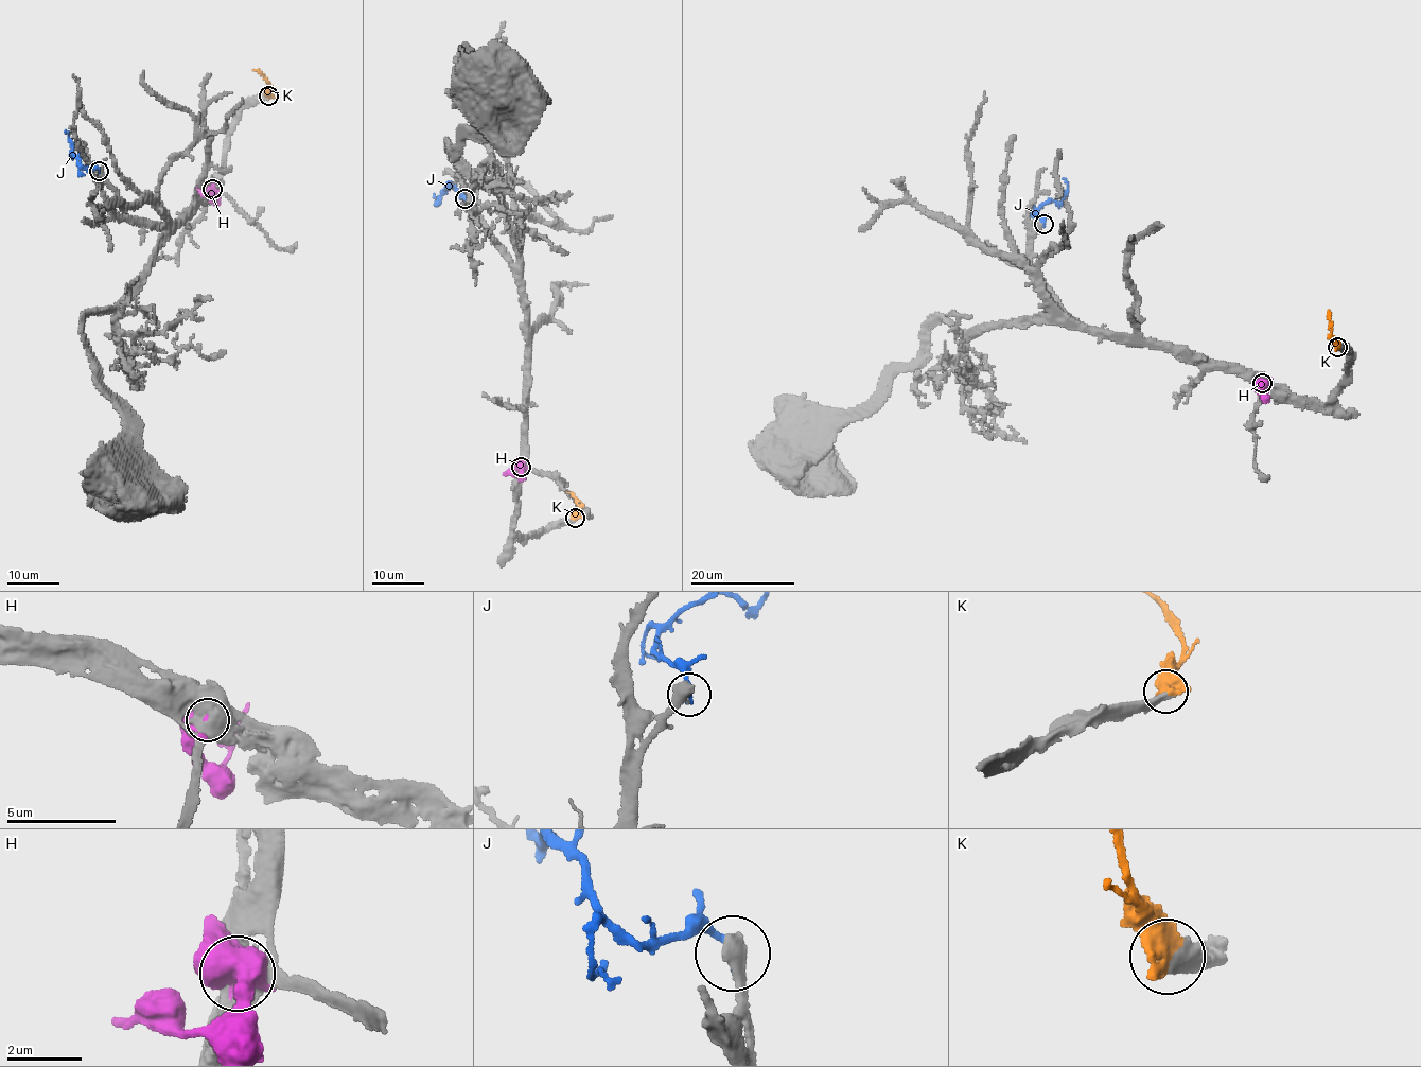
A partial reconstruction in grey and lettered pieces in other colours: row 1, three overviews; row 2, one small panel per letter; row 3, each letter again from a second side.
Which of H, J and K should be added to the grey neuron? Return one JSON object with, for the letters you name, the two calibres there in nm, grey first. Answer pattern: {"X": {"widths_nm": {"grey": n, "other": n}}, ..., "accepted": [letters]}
{"K": {"widths_nm": {"grey": 440, "other": 650}}, "accepted": ["K"]}

